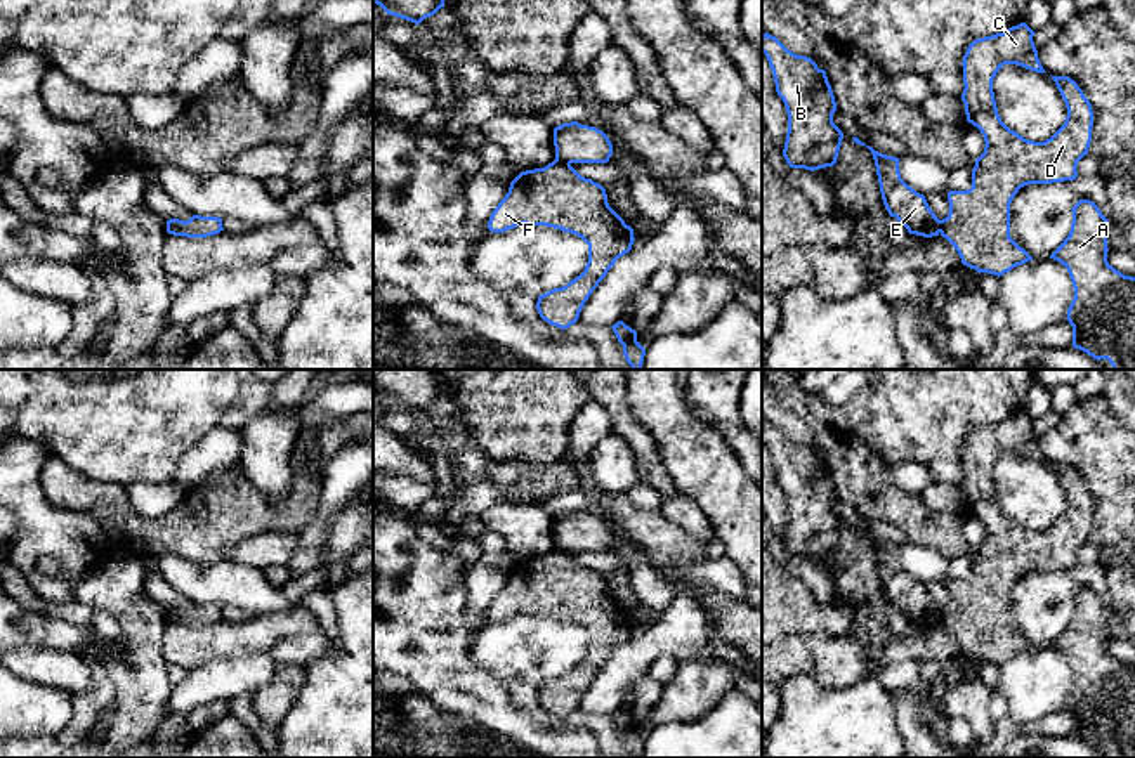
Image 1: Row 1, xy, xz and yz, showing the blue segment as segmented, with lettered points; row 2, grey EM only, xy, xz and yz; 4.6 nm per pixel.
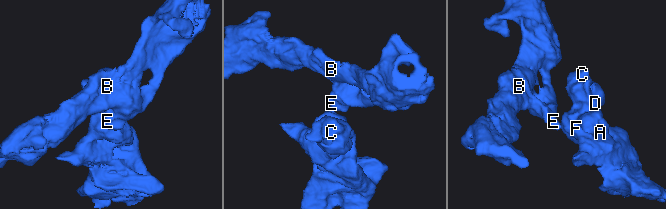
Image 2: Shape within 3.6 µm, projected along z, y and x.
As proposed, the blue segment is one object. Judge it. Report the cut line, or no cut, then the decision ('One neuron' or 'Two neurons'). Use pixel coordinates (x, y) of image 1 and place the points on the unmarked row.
Split along xz (556, 545), (570, 554). Two neurons

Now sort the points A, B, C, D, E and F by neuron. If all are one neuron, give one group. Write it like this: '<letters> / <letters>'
A C D F / B E

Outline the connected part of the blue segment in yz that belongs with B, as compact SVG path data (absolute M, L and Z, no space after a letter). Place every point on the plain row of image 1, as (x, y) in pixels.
M769 421L762 423L762 441L788 501L783 538L786 552L810 560L833 555L843 522L833 512L836 491L826 460L810 446L788 439Z

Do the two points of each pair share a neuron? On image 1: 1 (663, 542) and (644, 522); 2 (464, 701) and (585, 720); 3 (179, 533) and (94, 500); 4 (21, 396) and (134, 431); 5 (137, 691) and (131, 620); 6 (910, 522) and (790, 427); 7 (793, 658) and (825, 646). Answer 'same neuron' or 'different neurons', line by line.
1: same neuron
2: different neurons
3: same neuron
4: same neuron
5: same neuron
6: different neurons
7: same neuron

